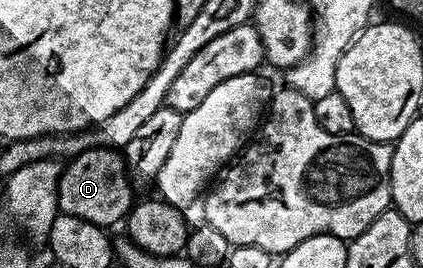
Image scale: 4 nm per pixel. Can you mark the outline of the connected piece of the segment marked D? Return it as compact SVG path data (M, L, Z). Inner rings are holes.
M91 147L63 166L58 182L58 210L61 214L92 221L92 225L110 229L113 223L121 224L130 214L136 196L130 188L132 176L126 170L126 160L117 150L108 147Z

